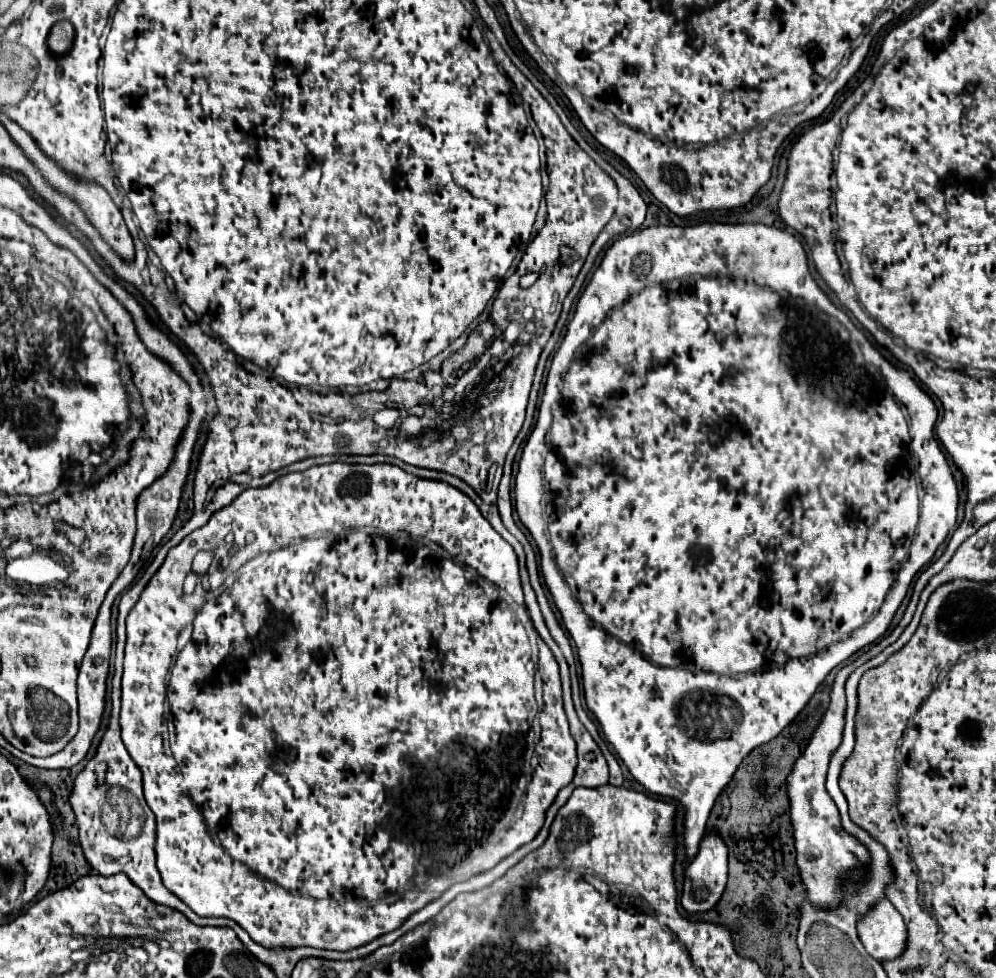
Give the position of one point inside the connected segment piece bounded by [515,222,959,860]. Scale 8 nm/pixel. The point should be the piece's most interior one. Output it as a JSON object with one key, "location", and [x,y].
{"location":[684,436]}

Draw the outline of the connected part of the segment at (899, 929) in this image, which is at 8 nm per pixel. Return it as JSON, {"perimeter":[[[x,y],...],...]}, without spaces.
{"perimeter":[[[887,898],[877,900],[875,908],[857,920],[857,932],[865,950],[879,962],[891,960],[905,950],[905,922]]]}

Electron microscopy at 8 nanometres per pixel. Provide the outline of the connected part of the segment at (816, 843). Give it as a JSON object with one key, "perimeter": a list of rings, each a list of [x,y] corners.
{"perimeter":[[[915,598],[913,602],[907,606],[907,614],[903,618],[903,622],[895,628],[895,632],[889,638],[883,638],[881,642],[877,642],[869,652],[861,654],[857,660],[849,662],[847,666],[843,666],[833,682],[831,688],[831,704],[827,708],[827,712],[821,716],[819,726],[815,728],[805,752],[797,758],[789,778],[787,778],[787,794],[789,794],[789,802],[791,802],[791,824],[793,824],[793,836],[795,836],[795,850],[797,850],[797,866],[801,868],[801,876],[803,882],[807,886],[809,898],[815,906],[837,906],[841,900],[841,878],[855,866],[861,866],[869,860],[867,850],[863,848],[863,844],[859,844],[853,836],[849,836],[843,828],[841,828],[841,820],[839,820],[839,812],[835,802],[831,800],[831,796],[825,790],[825,776],[827,776],[827,764],[829,758],[833,754],[833,750],[839,746],[841,742],[841,732],[843,732],[843,716],[845,716],[845,680],[847,676],[861,666],[865,660],[873,658],[881,648],[885,648],[887,644],[891,644],[899,632],[903,630],[905,622],[911,618],[915,610]]]}

